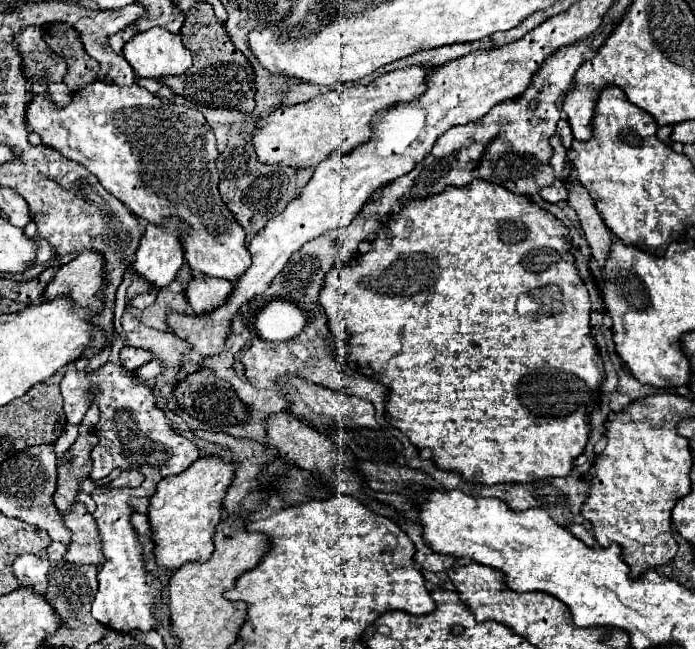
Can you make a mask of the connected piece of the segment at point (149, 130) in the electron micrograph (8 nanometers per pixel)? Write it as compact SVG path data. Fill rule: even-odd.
M45 70L31 78L31 100L25 110L27 128L39 134L45 146L55 148L63 156L85 166L93 176L97 176L103 188L119 198L133 214L145 218L147 222L161 222L165 216L179 216L185 220L191 226L191 232L183 238L185 258L191 270L235 284L251 266L251 252L247 250L243 226L235 220L219 196L219 176L215 168L219 152L213 130L203 114L187 106L161 102L137 82L131 86L117 86L103 80L95 80L75 92L69 106L57 106L53 100L49 100L49 84L51 82L47 80Z

